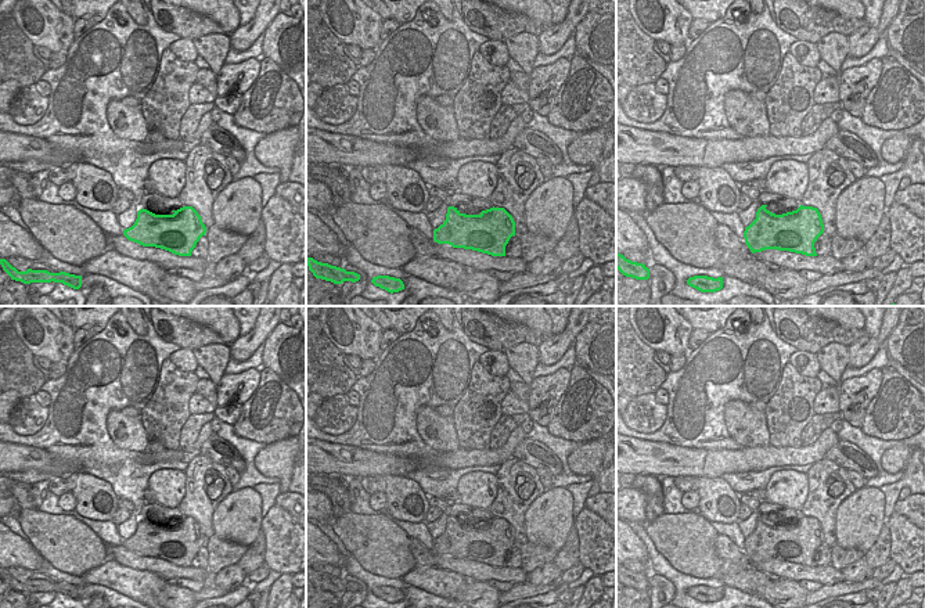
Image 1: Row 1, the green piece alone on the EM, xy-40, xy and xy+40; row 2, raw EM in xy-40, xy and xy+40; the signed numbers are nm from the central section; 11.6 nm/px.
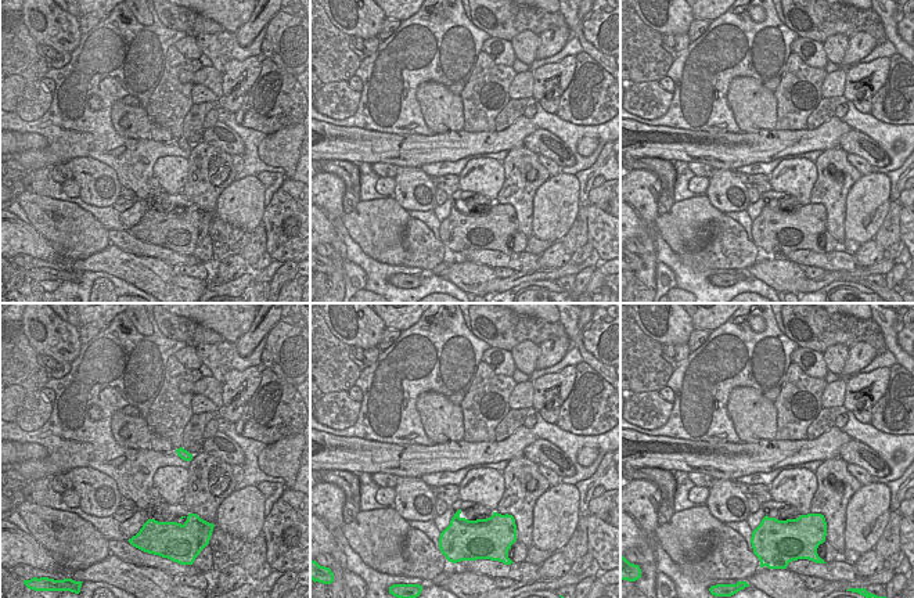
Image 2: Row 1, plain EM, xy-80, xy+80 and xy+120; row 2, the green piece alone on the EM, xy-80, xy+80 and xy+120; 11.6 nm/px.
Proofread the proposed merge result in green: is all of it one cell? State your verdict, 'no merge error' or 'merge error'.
no merge error

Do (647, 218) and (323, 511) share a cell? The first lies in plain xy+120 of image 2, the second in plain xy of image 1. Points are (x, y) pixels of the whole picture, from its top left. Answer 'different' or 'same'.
same

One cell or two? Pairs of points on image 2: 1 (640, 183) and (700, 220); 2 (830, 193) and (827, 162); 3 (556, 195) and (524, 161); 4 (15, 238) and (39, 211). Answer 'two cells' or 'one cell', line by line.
1: two cells
2: one cell
3: two cells
4: two cells

